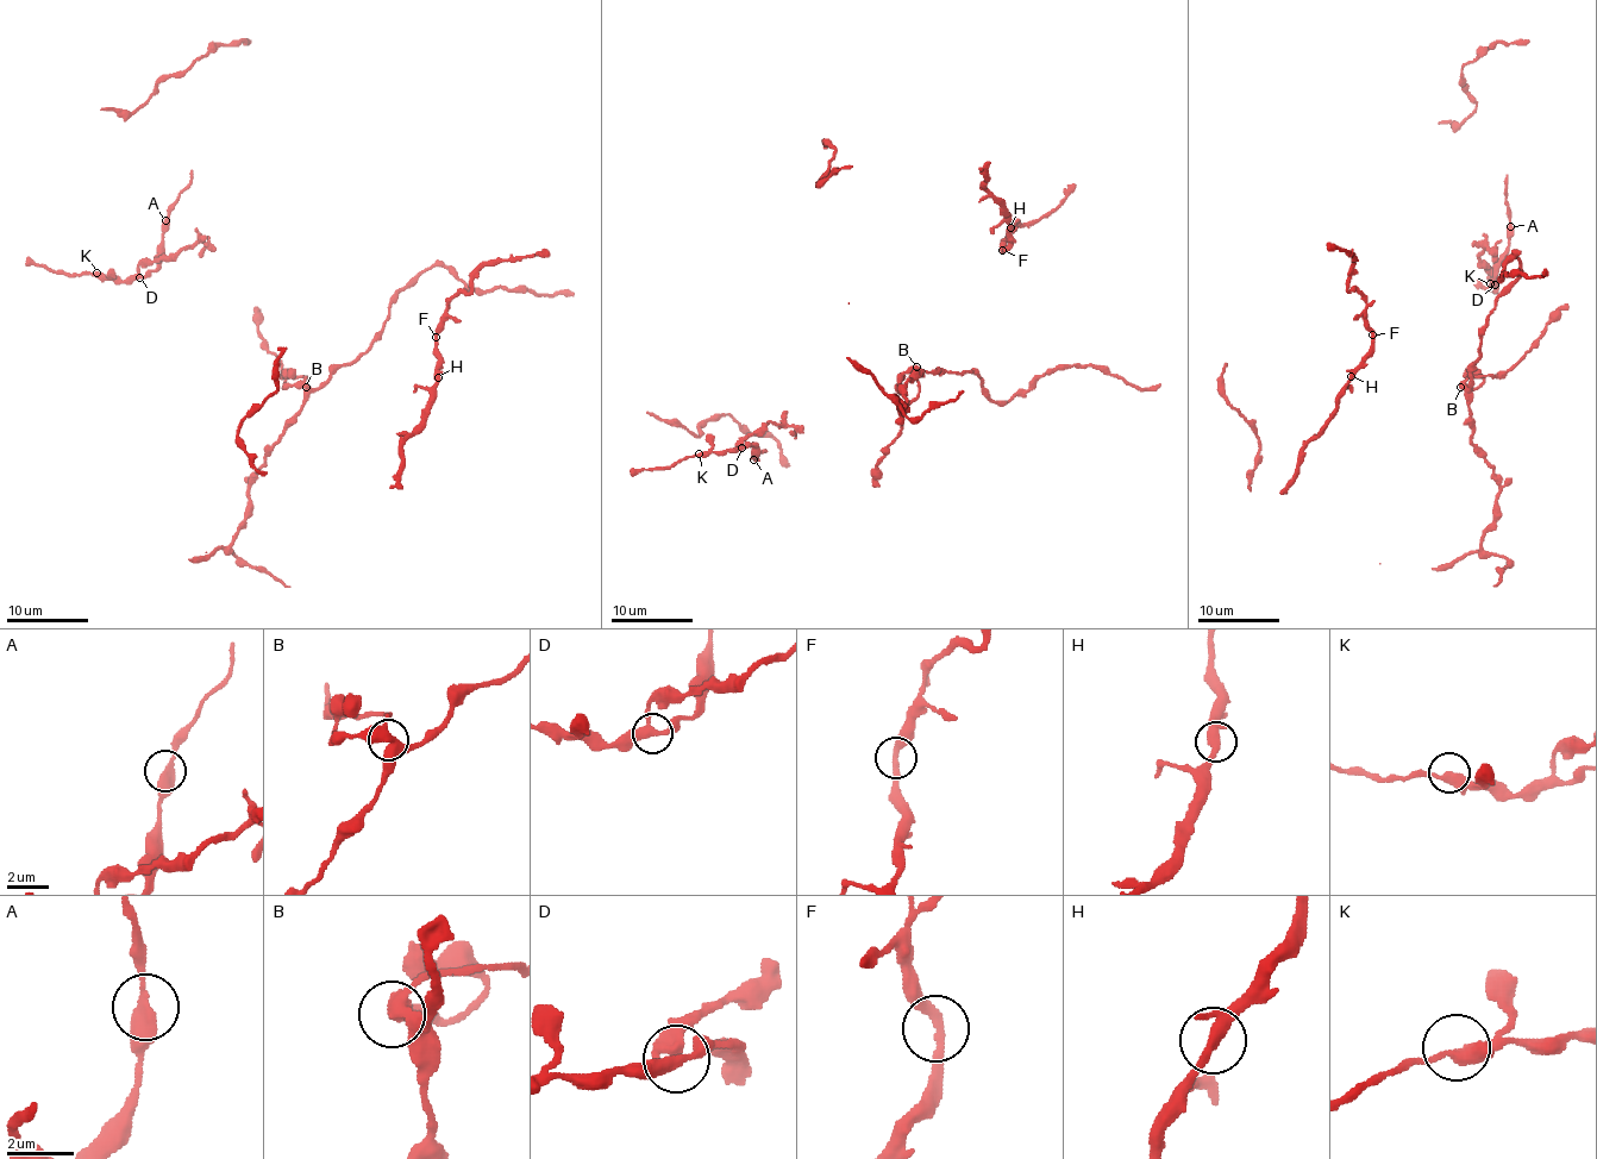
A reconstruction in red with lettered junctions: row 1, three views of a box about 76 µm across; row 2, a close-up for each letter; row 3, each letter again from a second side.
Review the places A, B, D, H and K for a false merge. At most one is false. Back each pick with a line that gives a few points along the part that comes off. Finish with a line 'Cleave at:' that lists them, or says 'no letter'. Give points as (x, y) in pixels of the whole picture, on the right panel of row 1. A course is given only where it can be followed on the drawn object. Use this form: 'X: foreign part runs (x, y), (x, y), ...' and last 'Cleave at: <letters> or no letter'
Cleave at: no letter

